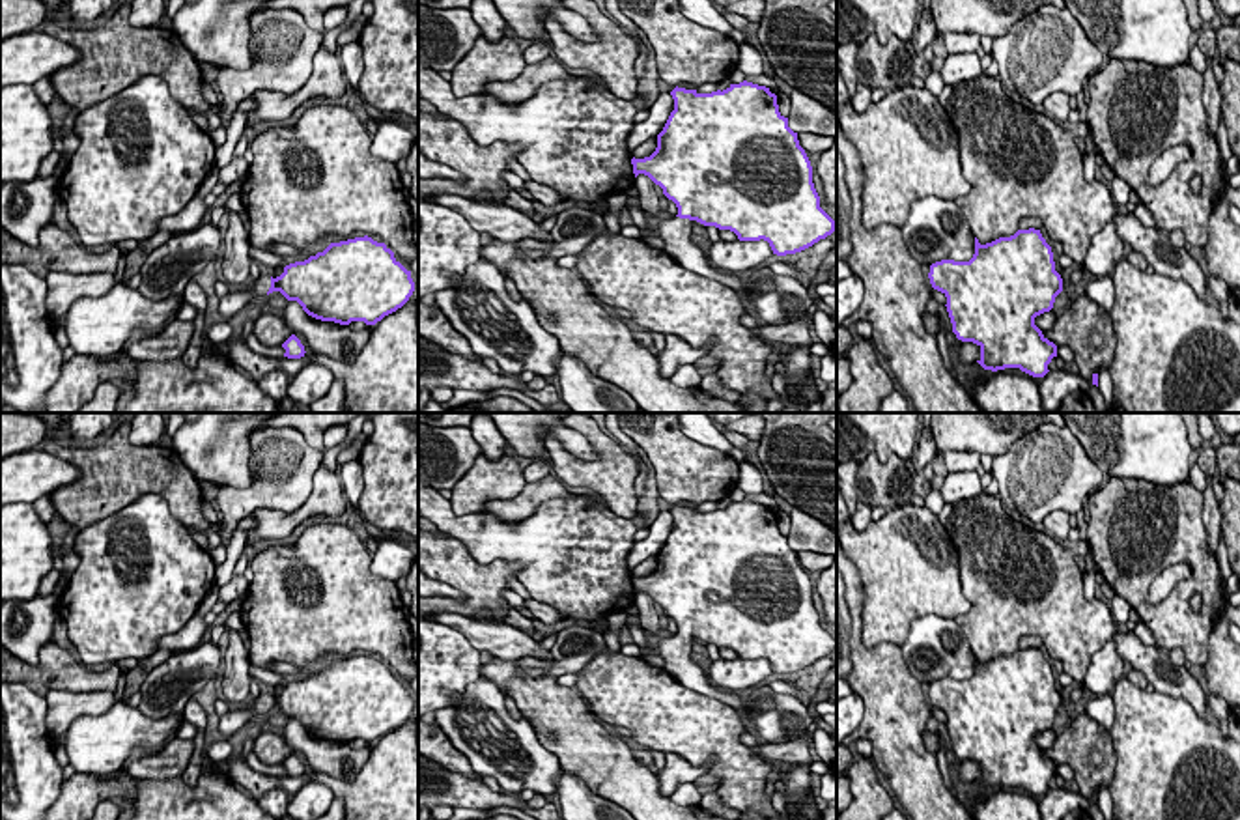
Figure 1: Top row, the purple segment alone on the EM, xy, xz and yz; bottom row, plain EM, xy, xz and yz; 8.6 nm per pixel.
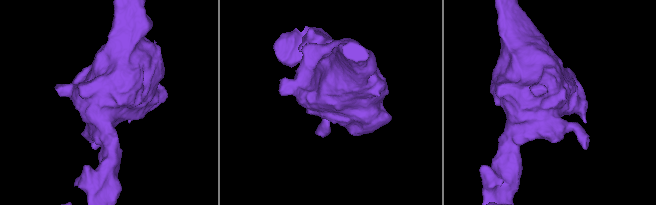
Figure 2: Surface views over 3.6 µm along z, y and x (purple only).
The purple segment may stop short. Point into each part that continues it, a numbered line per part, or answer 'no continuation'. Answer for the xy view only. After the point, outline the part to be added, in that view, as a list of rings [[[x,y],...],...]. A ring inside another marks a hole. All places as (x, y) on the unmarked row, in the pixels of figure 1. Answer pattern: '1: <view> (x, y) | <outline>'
1: xy (234, 720) | [[[261,693],[258,699],[252,699],[248,706],[241,706],[237,710],[230,710],[224,715],[220,715],[218,730],[230,738],[239,728],[243,728],[250,719],[260,719],[267,715],[267,710],[271,706],[271,695]]]

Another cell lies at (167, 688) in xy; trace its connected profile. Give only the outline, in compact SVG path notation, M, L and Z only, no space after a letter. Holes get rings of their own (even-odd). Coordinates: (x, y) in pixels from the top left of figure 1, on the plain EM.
M213 643L174 652L144 678L140 714L151 719L181 714L190 697L213 680L222 665L222 652Z

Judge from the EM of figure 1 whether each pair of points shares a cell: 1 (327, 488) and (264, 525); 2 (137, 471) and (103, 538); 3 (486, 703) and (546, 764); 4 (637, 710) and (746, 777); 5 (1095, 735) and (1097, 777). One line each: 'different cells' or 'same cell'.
1: same cell
2: different cells
3: same cell
4: same cell
5: same cell

